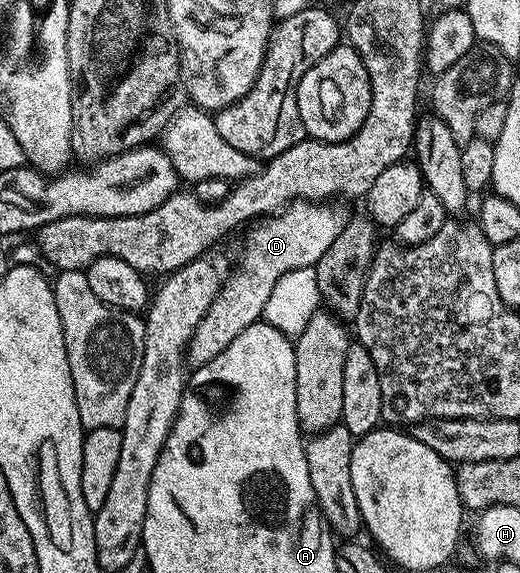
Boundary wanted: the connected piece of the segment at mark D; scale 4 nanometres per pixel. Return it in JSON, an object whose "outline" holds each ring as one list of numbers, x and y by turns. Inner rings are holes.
{"outline":[[299,199,285,211,267,216,253,226,255,229,246,241,246,250,242,253,238,270,227,281,225,278,221,282,217,302,207,311,206,317,199,323,193,339,190,340,188,361,191,366,208,364,235,337,255,324,265,314,268,299,285,273,293,269,311,268,320,259,320,255,324,255,325,244,313,245,310,242,320,240,322,233,331,232,329,223,322,221,322,213,318,209,321,208]]}

